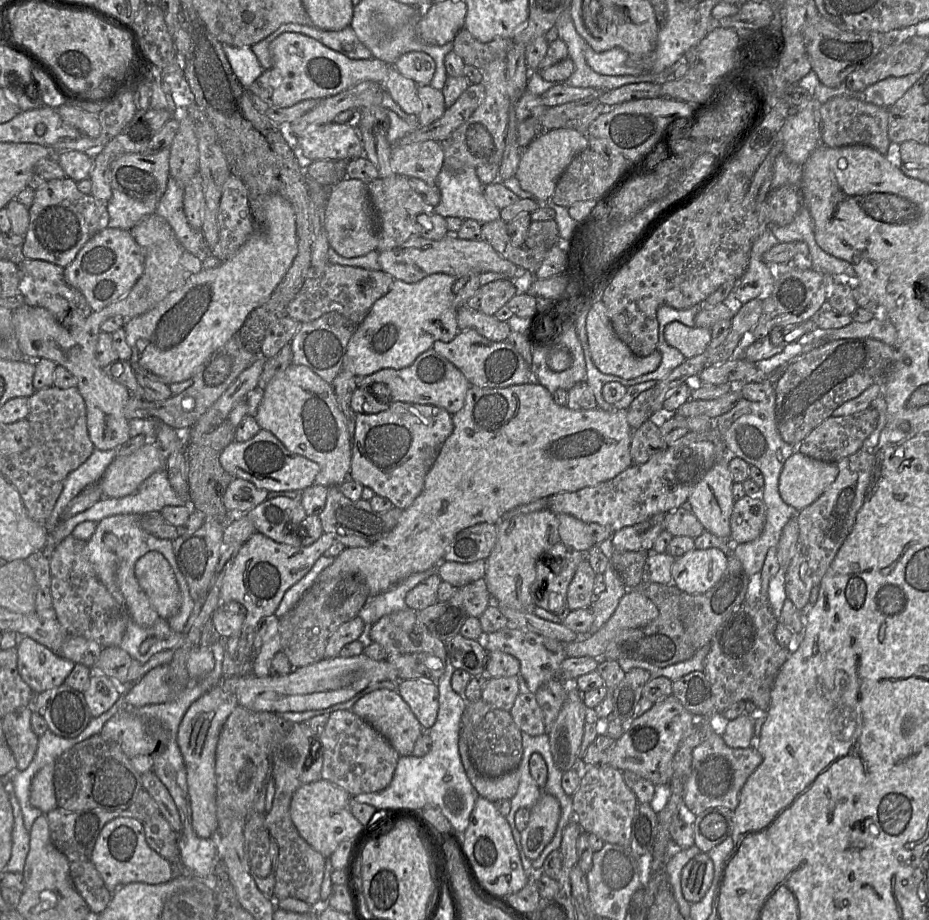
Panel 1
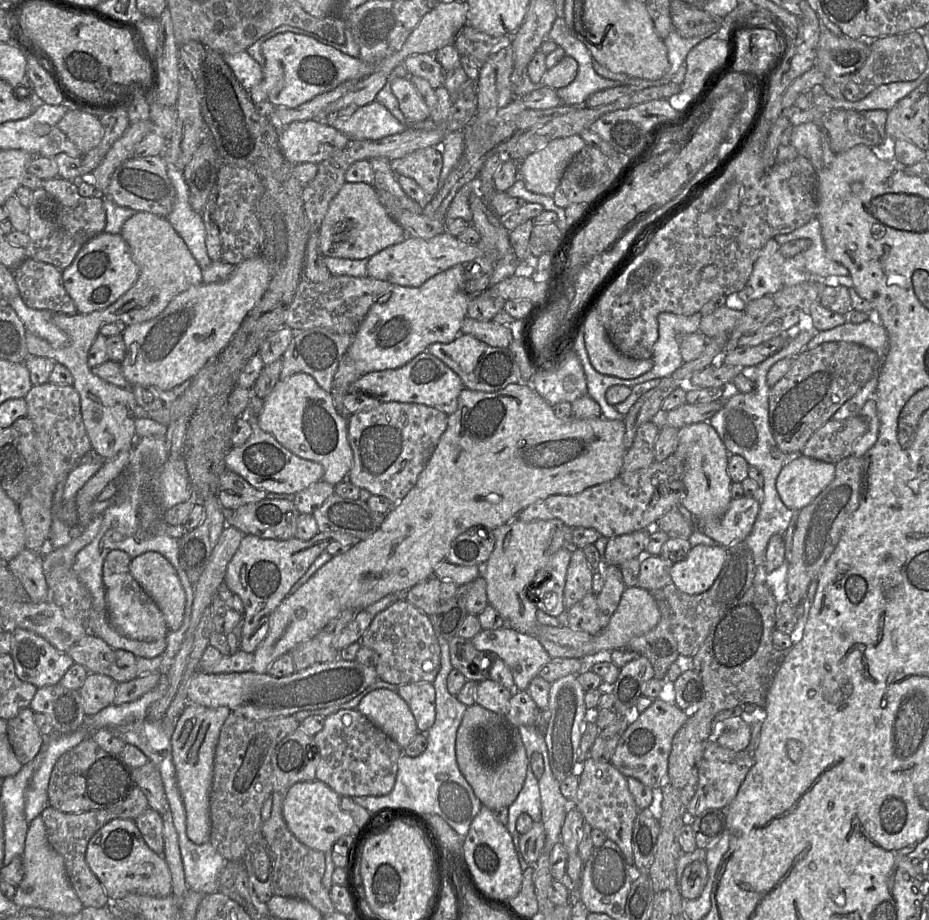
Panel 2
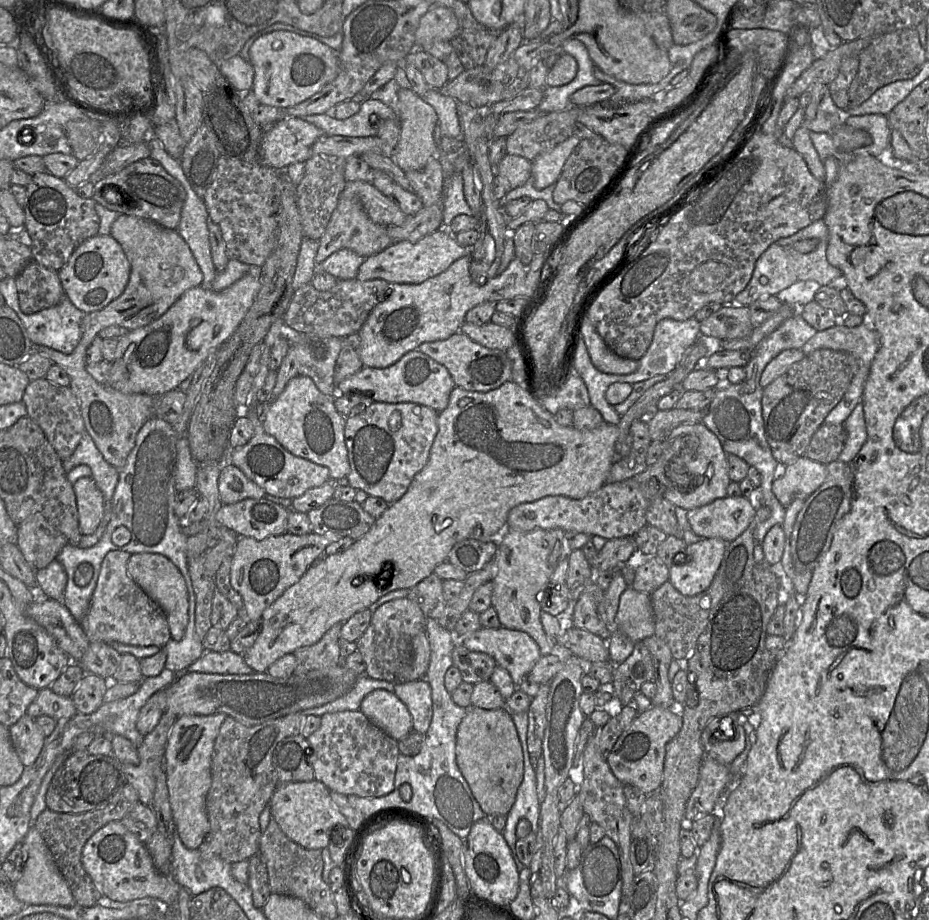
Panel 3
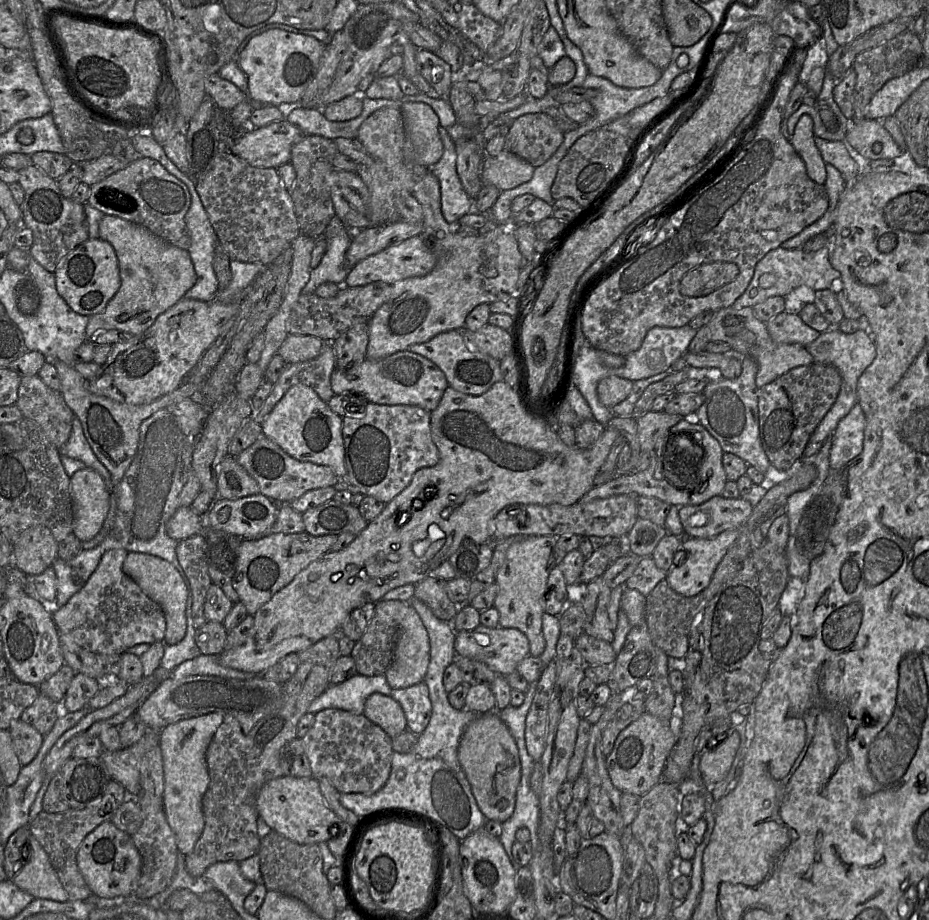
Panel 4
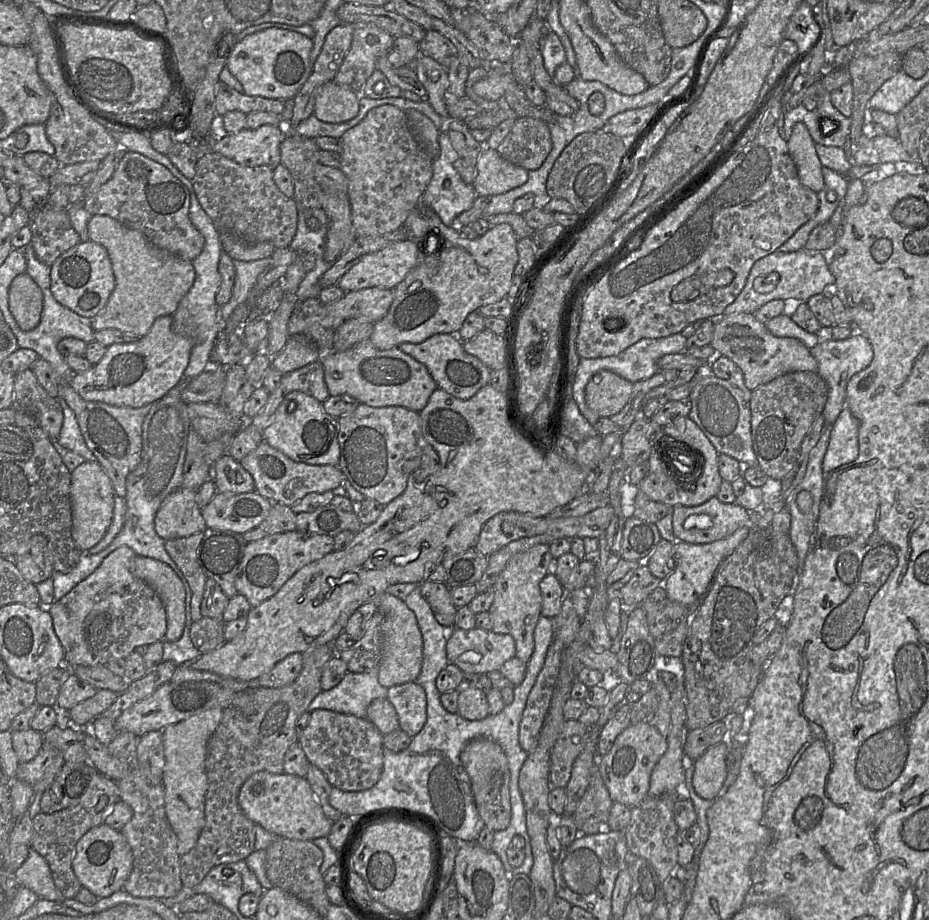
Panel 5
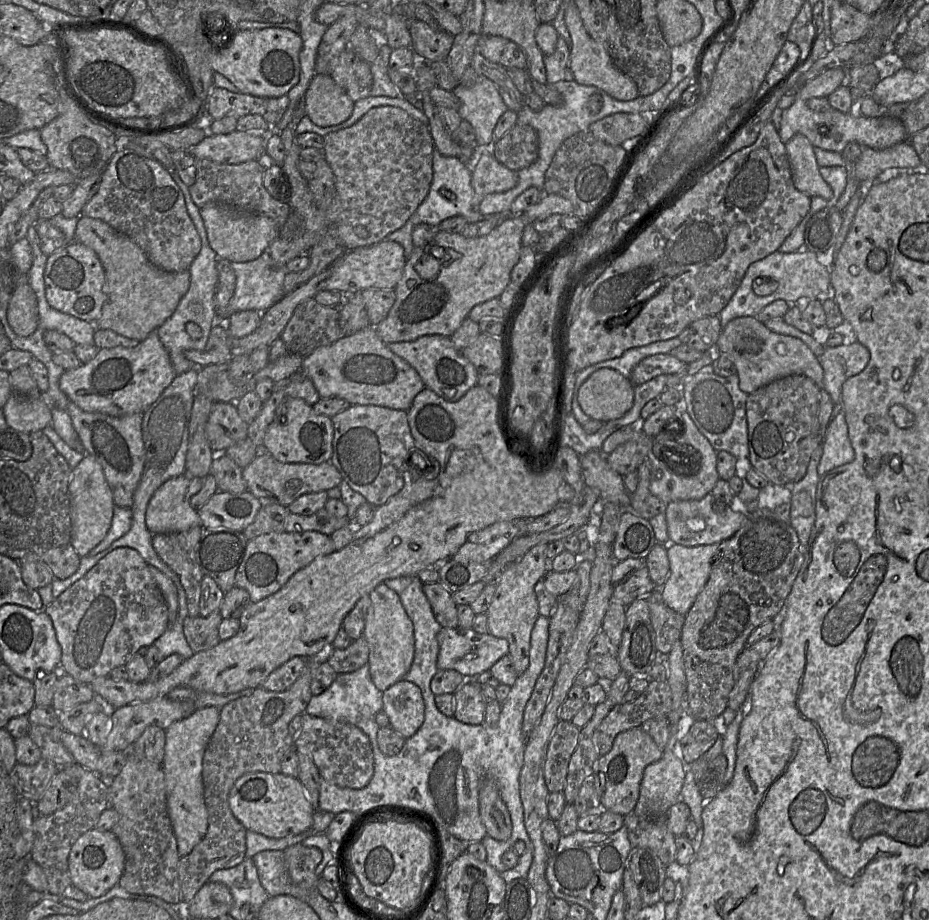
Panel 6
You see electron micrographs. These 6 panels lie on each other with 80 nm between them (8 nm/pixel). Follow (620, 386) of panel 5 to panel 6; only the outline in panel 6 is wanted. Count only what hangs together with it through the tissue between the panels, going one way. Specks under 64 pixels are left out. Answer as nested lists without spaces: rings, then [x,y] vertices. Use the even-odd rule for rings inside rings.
[[[611,368],[594,372],[580,387],[578,402],[592,420],[606,423],[623,417],[633,406],[634,385]]]

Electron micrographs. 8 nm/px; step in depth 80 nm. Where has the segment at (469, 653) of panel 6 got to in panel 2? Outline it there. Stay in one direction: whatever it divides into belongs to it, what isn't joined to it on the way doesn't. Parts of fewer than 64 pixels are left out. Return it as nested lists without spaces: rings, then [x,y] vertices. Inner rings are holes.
[[[508,626],[481,630],[471,642],[477,650],[489,652],[507,664],[518,691],[526,691],[531,680],[551,659],[537,637]]]

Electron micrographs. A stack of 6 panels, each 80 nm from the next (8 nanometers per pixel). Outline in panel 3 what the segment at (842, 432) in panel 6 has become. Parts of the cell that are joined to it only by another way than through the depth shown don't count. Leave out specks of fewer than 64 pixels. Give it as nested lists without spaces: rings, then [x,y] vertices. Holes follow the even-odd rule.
[[[862,403],[856,405],[850,416],[842,425],[847,432],[847,439],[838,457],[838,461],[848,464],[857,456],[867,439]]]

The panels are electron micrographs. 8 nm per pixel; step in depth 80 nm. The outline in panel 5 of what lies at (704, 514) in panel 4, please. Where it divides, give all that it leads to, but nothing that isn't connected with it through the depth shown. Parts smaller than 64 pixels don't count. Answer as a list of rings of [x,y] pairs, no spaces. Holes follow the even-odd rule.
[[[712,497],[698,506],[672,507],[673,533],[677,540],[710,543],[734,533],[749,523],[750,512],[737,503],[723,503]]]

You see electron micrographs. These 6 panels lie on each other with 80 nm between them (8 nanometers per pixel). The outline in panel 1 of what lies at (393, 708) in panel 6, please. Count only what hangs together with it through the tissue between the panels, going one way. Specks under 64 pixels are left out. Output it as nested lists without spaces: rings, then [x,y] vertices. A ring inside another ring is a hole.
[[[419,679],[403,680],[398,683],[397,692],[409,705],[421,726],[430,729],[439,709],[437,683]]]

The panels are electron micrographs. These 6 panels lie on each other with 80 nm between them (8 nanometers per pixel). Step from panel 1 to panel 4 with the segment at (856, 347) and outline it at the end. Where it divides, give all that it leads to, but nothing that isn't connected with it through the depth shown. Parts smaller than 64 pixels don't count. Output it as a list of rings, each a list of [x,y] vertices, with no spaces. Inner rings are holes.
[[[813,362],[758,388],[759,437],[771,466],[786,471],[802,458],[811,435],[836,401],[841,385],[836,367]]]

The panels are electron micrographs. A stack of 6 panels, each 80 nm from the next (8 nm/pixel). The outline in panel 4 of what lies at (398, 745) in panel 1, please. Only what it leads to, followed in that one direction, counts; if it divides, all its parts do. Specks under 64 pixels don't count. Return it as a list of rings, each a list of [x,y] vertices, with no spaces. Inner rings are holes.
[[[381,693],[371,694],[365,702],[363,715],[378,725],[391,738],[407,730],[403,709],[390,696]]]

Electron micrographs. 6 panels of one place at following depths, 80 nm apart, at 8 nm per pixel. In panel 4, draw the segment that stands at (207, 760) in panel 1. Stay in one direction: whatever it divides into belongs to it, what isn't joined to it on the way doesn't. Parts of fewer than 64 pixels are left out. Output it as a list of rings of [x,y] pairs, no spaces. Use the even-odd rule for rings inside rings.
[[[219,712],[209,713],[167,725],[160,732],[159,746],[164,768],[164,811],[175,834],[177,849],[185,856],[194,849],[205,826],[202,798],[210,782],[206,750],[223,718],[224,715]]]

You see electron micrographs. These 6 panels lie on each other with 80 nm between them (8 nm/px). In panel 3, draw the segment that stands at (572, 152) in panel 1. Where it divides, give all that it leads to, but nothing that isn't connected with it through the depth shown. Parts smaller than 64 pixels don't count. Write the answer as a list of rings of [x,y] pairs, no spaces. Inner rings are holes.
[[[572,135],[531,161],[531,181],[535,188],[541,190],[556,184],[566,160],[580,141],[580,138]]]

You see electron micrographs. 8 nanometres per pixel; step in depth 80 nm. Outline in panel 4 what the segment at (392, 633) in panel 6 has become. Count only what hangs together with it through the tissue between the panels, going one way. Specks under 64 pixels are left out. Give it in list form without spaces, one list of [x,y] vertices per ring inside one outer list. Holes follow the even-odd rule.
[[[405,607],[396,639],[394,657],[385,672],[392,689],[421,683],[429,664],[429,643],[425,627],[413,607]]]

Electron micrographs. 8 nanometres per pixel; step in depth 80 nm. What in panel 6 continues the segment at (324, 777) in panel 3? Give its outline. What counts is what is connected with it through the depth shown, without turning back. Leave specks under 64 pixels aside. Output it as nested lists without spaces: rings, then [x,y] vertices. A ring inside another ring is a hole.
[[[303,713],[302,728],[293,738],[297,752],[308,755],[319,770],[322,779],[341,788],[361,789],[368,785],[374,774],[374,756],[370,739],[358,727]]]

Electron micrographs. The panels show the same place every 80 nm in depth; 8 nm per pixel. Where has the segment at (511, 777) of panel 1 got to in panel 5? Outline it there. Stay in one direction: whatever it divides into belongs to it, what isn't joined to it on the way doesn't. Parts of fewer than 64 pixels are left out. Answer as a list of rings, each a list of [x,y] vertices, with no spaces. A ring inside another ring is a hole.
[[[476,738],[464,747],[460,760],[469,776],[474,802],[485,827],[495,832],[506,829],[511,819],[511,804],[510,770],[504,750],[491,739]]]

